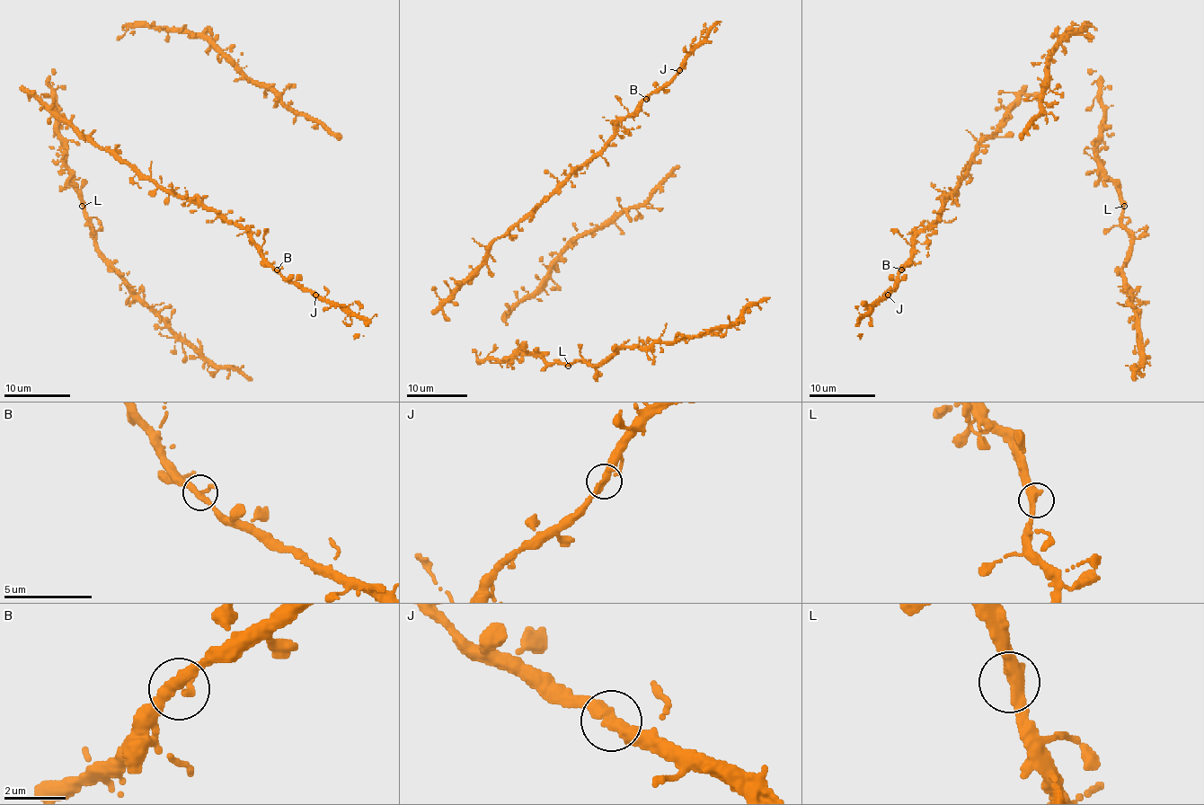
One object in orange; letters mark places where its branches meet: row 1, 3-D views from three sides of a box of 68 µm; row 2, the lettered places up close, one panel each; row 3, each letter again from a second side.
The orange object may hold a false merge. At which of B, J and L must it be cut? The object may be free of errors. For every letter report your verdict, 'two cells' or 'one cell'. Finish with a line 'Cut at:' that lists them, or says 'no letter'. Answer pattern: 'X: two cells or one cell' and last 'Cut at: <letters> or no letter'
B: one cell
J: one cell
L: one cell
Cut at: no letter

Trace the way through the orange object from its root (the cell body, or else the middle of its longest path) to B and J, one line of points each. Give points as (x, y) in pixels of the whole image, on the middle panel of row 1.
B: (442, 306), (451, 291), (482, 262), (486, 246), (603, 149), (619, 121), (632, 114), (646, 99)
J: (442, 306), (451, 291), (482, 262), (486, 246), (603, 149), (619, 121), (632, 114), (639, 103), (679, 70)

